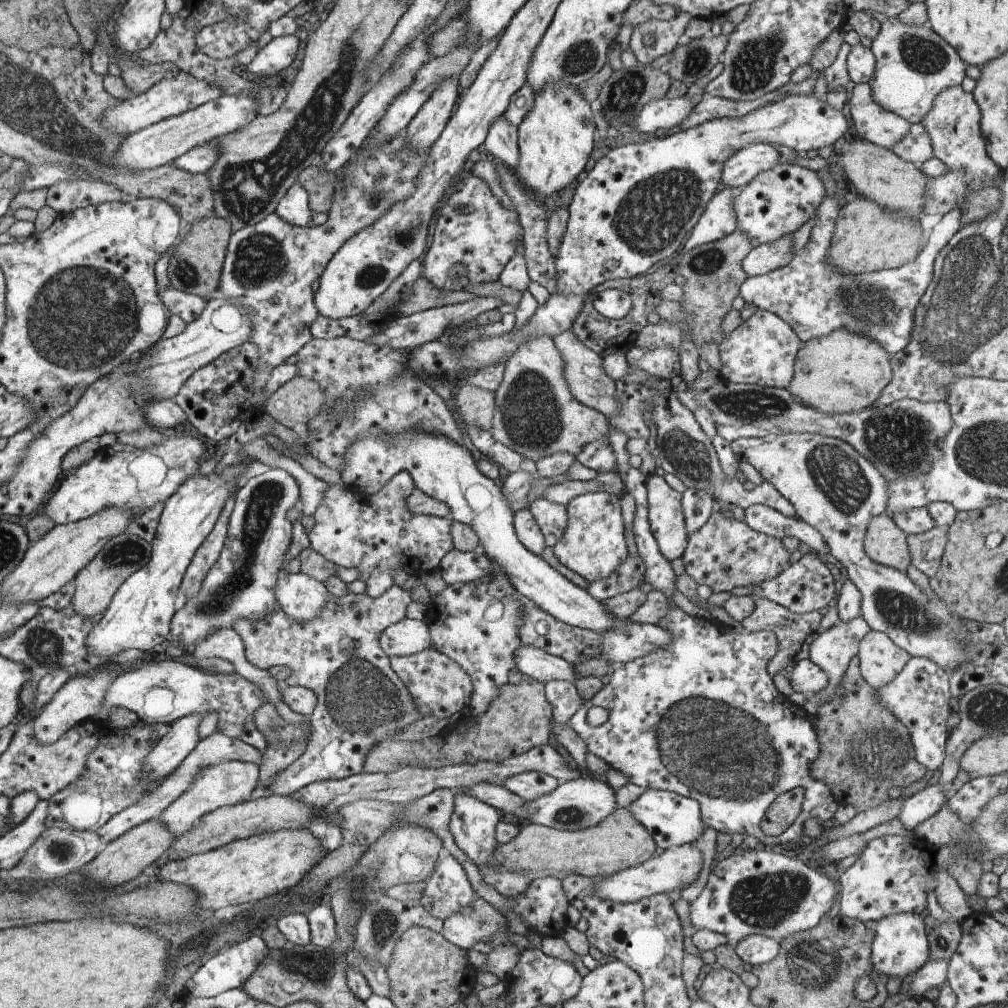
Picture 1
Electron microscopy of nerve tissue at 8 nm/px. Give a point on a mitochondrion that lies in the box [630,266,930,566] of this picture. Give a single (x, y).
(867, 304)

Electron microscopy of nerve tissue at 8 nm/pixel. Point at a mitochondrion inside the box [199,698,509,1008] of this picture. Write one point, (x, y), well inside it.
(318, 967)

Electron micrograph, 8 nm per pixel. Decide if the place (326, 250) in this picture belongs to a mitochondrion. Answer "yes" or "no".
no

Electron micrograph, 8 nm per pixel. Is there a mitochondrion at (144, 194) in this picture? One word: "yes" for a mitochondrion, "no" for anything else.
no

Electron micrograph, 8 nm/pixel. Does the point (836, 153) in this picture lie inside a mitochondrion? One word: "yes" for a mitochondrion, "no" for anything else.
no

